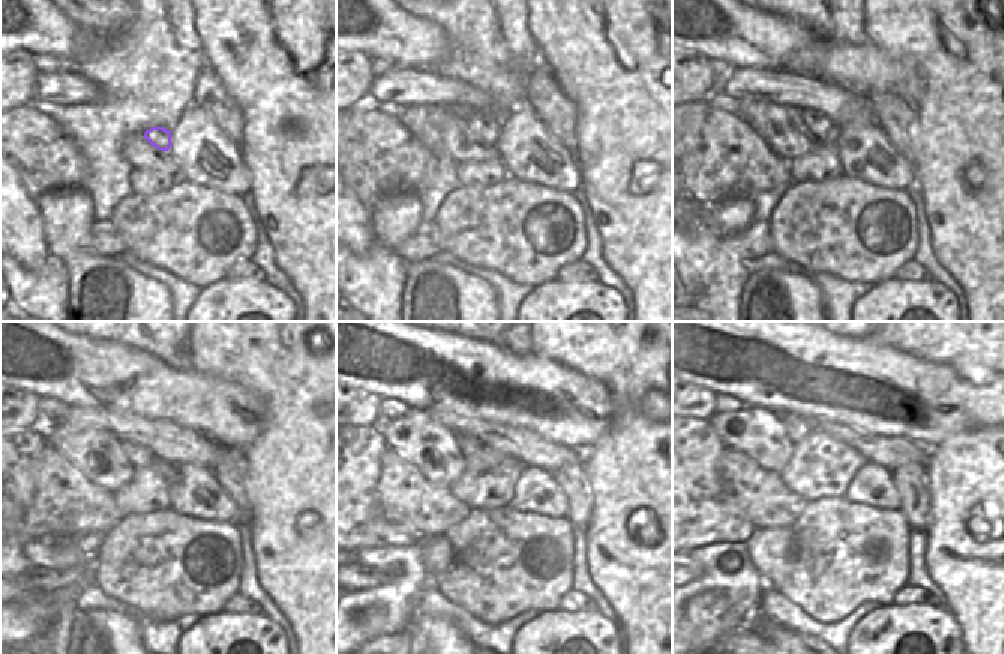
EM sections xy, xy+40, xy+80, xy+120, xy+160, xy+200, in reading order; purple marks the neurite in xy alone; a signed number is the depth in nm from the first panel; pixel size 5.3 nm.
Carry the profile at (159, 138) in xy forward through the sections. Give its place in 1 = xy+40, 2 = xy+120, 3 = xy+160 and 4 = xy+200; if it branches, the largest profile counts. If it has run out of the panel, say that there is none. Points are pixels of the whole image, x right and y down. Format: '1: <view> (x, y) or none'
1: xy+40 (488, 126)
2: xy+120 (138, 456)
3: xy+160 (468, 446)
4: xy+200 (796, 426)

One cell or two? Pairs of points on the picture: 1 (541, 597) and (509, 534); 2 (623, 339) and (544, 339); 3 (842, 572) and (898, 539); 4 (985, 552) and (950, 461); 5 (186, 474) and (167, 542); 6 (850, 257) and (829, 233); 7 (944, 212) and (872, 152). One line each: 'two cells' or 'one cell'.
1: one cell
2: one cell
3: one cell
4: one cell
5: two cells
6: one cell
7: two cells

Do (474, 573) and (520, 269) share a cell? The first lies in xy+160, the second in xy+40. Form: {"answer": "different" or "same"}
{"answer": "same"}

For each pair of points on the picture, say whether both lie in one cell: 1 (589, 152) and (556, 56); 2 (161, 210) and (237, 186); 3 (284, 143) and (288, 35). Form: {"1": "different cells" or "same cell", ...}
{"1": "same cell", "2": "different cells", "3": "same cell"}

